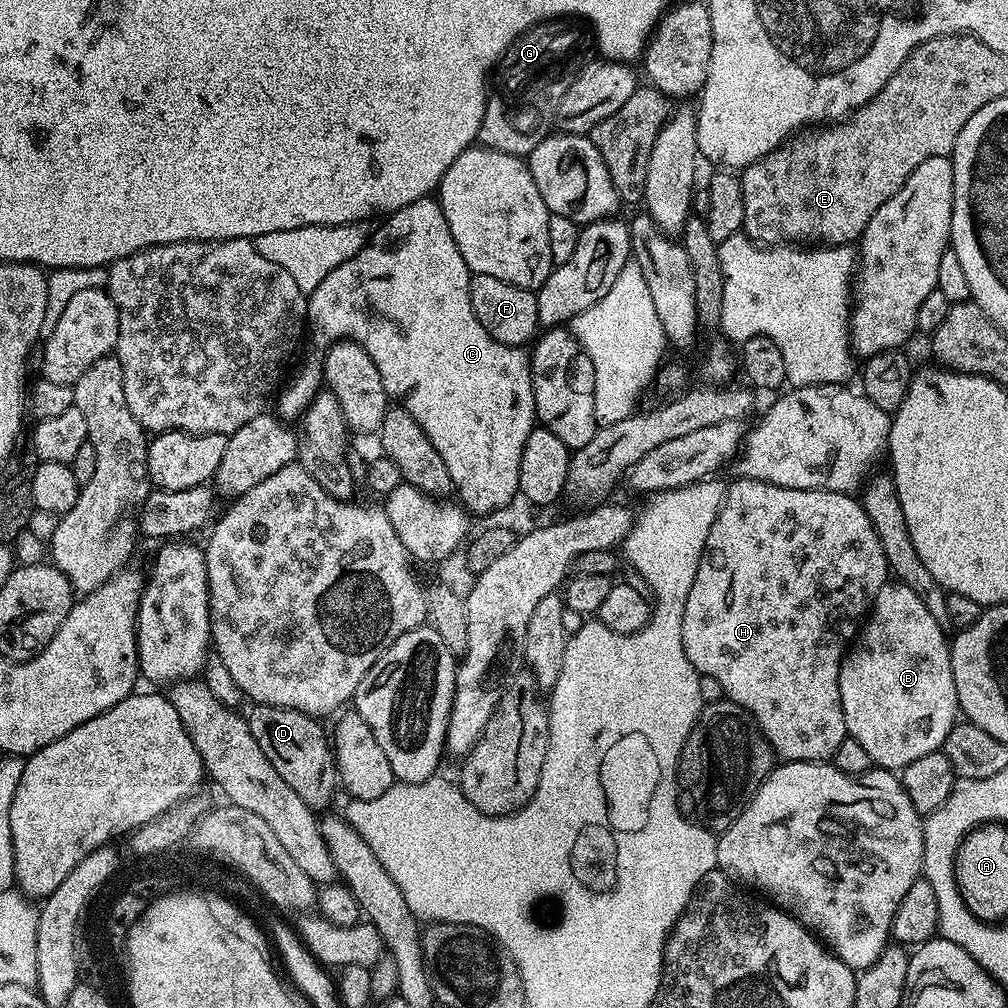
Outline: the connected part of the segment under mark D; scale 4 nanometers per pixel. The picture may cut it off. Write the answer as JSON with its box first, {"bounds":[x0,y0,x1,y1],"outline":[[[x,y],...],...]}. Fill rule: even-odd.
{"bounds":[246,704,338,810],"outline":[[[257,704],[251,710],[253,712],[247,713],[246,716],[250,734],[254,734],[254,742],[258,742],[258,746],[262,746],[262,754],[266,754],[266,758],[270,758],[270,766],[274,766],[274,770],[278,770],[278,774],[282,774],[282,782],[286,782],[286,786],[290,786],[290,790],[294,790],[298,794],[298,798],[302,798],[302,802],[306,802],[312,809],[321,810],[320,808],[326,807],[331,802],[336,788],[338,792],[338,773],[334,748],[326,732],[324,736],[323,730],[320,729],[321,721],[307,716],[304,712],[282,706]]]}

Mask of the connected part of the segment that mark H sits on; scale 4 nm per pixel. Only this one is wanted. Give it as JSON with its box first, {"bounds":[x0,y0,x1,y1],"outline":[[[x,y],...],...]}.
{"bounds":[682,478,890,764],"outline":[[[736,478],[733,481],[733,484],[727,485],[718,518],[714,518],[714,526],[710,526],[710,534],[706,534],[706,546],[698,574],[694,574],[694,586],[690,586],[690,598],[686,598],[686,614],[682,614],[682,646],[686,650],[686,658],[690,658],[694,670],[701,677],[708,679],[709,676],[712,679],[724,691],[721,693],[727,699],[751,712],[756,725],[770,742],[773,753],[781,761],[797,760],[815,764],[831,761],[838,746],[842,746],[844,737],[848,735],[846,718],[842,714],[842,694],[838,690],[840,663],[844,660],[845,652],[849,651],[866,613],[871,609],[878,590],[882,590],[882,586],[890,580],[886,554],[882,554],[882,542],[878,542],[878,534],[863,503],[855,495],[847,492],[794,490],[761,480]]]}

